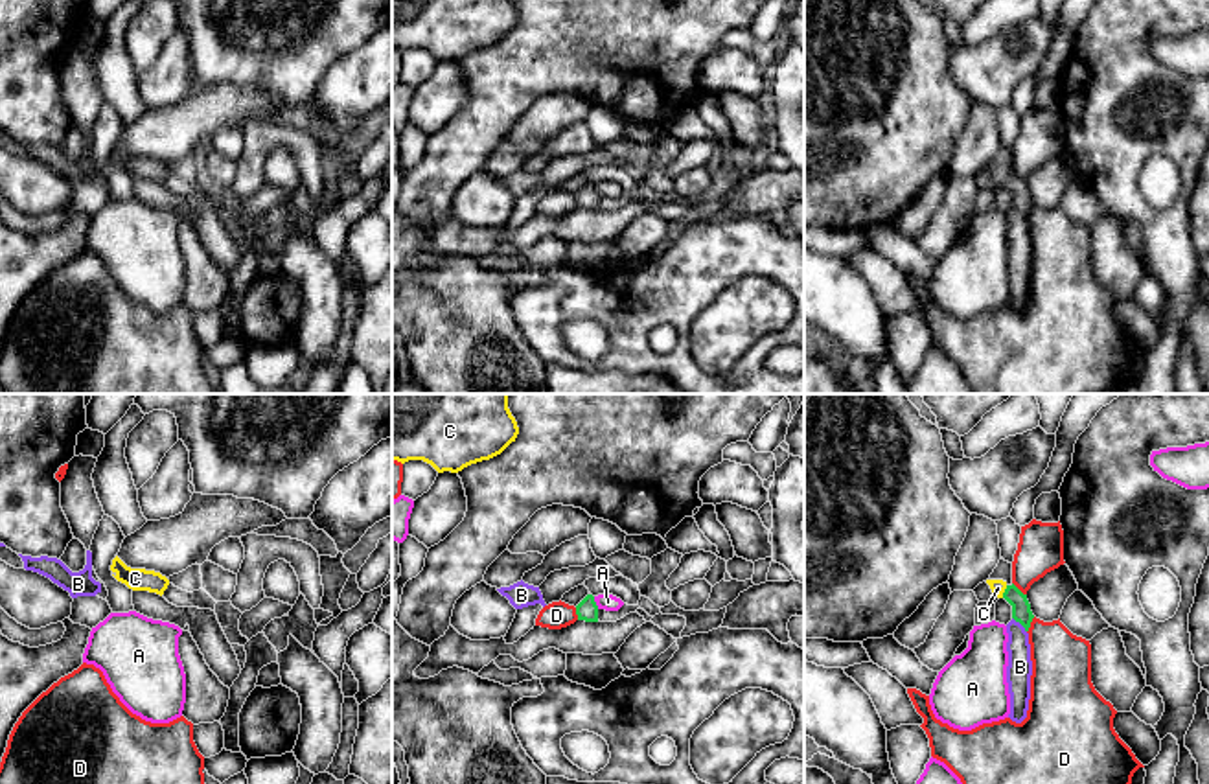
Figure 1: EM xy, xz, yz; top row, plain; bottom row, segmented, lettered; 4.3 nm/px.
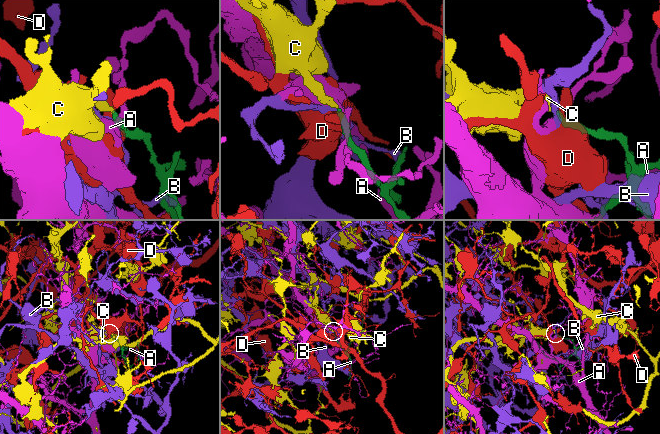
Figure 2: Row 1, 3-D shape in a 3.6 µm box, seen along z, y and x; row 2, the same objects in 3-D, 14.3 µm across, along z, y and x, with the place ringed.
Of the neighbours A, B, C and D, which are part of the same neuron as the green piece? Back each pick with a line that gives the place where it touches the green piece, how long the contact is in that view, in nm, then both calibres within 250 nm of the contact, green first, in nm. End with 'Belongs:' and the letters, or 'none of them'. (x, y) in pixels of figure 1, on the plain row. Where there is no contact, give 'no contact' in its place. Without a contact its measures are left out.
C: contact yz (1005, 179); length 60 nm; calibres 90 and 70 nm
Belongs: C

